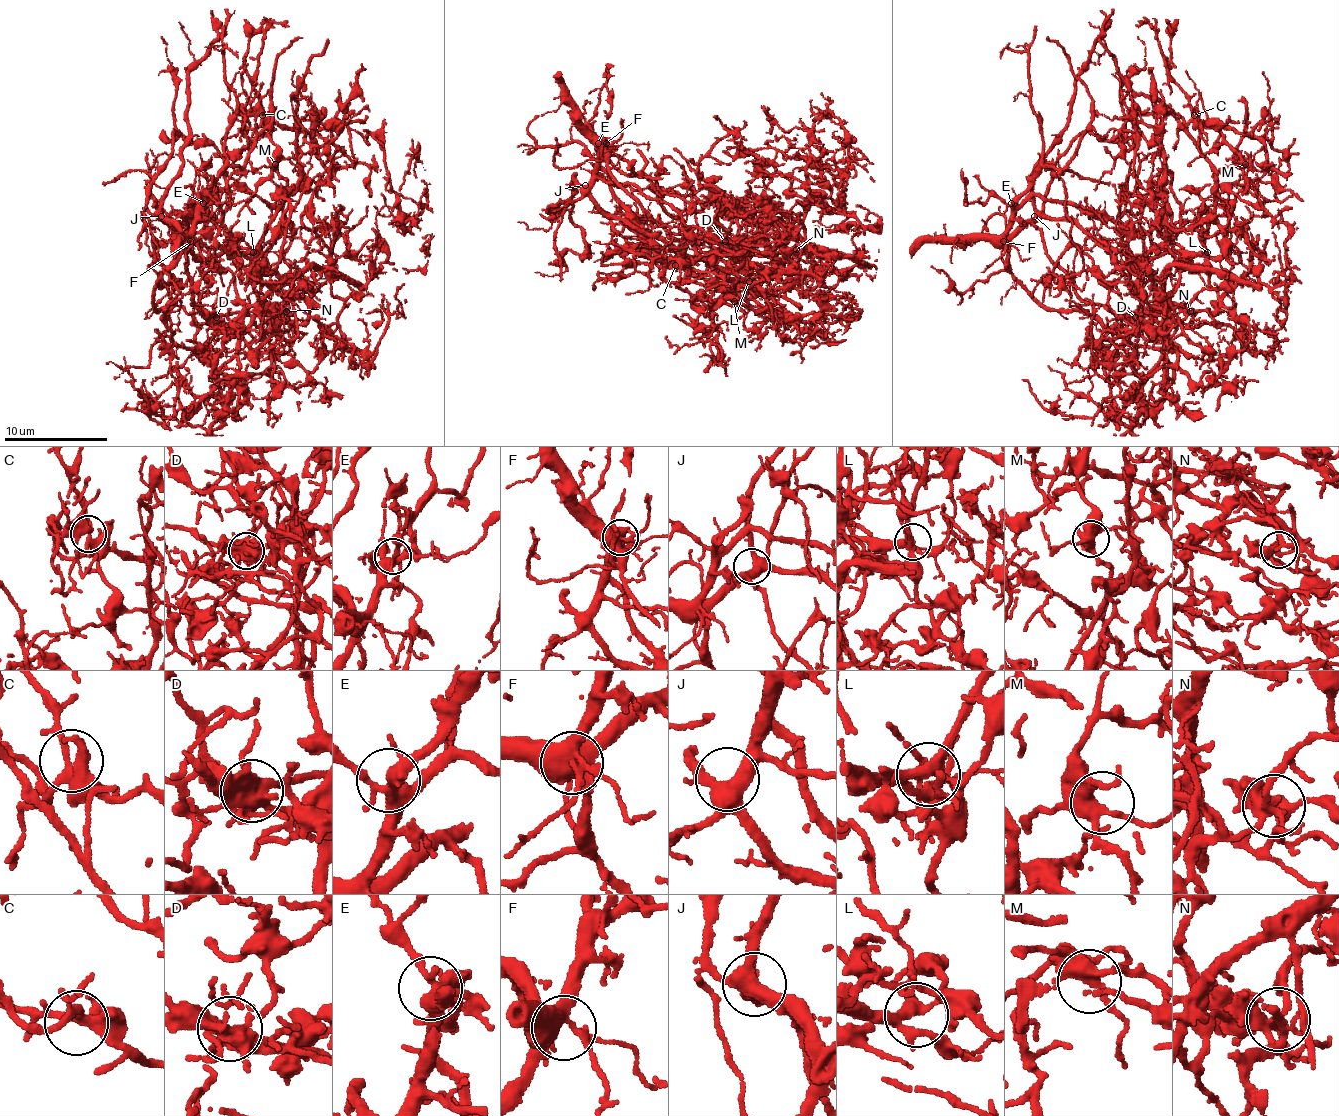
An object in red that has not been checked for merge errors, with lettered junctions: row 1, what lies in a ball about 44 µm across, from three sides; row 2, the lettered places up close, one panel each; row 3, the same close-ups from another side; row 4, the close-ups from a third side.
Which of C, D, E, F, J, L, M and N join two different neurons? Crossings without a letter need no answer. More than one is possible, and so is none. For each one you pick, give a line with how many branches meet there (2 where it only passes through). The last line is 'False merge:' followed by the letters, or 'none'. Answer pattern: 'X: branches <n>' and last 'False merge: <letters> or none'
D: branches 7
L: branches 4
False merge: D, L

